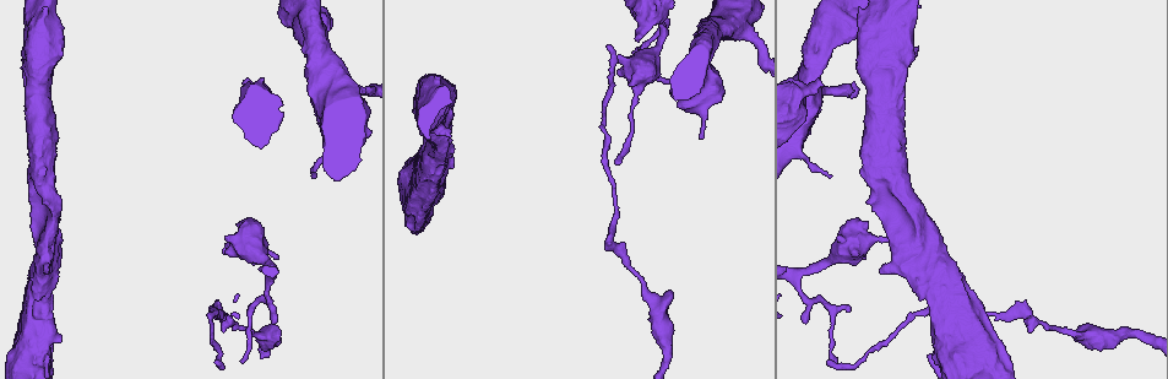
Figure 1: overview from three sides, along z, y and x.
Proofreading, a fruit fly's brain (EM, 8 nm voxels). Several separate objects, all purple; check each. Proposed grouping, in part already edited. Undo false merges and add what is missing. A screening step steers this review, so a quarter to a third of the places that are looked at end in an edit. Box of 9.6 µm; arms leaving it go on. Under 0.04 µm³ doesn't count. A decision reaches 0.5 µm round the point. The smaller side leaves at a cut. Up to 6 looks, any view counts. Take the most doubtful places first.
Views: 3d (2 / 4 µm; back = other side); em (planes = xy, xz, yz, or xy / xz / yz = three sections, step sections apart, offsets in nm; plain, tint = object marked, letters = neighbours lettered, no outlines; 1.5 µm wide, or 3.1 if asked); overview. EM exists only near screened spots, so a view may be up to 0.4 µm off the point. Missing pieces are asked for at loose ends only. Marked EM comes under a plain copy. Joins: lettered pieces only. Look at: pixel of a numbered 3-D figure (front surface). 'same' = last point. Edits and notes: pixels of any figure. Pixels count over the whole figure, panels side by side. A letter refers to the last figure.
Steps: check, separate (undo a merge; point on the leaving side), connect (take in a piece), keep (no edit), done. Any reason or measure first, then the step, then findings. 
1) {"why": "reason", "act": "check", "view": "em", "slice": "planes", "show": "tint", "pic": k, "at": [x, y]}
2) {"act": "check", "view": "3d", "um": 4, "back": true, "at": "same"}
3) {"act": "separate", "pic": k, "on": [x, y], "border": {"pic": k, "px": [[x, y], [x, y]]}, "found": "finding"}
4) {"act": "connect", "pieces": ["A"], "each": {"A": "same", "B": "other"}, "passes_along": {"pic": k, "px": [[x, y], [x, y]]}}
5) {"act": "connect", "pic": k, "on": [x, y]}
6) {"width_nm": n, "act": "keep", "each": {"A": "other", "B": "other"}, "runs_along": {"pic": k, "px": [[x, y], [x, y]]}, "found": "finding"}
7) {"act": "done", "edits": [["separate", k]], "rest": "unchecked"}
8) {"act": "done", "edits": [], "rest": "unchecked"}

{"why": "long arm stops here", "act": "check", "view": "em", "slice": "xz", "step": 8, "show": "letters", "pic": 1, "at": [639, 42]}

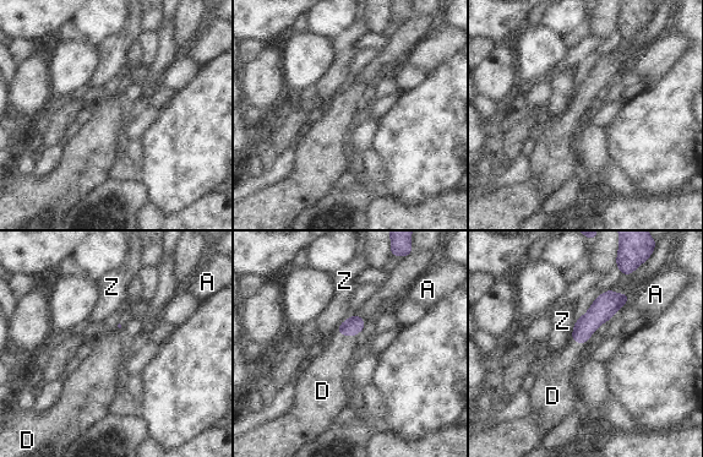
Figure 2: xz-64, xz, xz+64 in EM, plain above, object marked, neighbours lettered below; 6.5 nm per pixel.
{"act": "check", "view": "em", "slice": "planes", "show": "letters", "at": "same"}

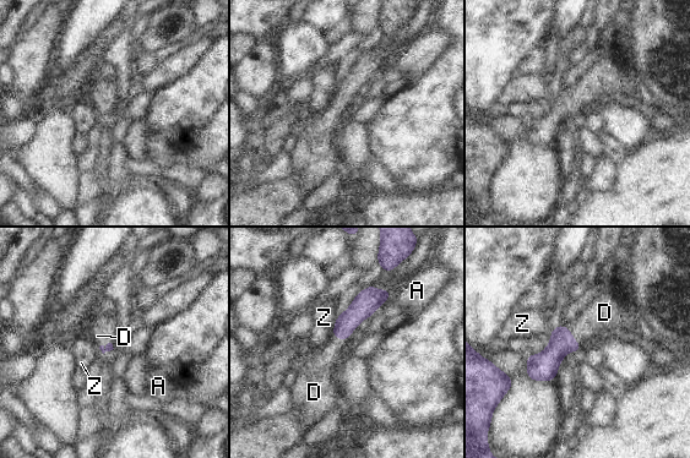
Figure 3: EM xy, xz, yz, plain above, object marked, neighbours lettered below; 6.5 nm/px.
{"act": "connect", "pieces": ["D"], "each": {"A": "other", "D": "same", "Z": "other"}, "passes_along": {"pic": 3, "px": [[360, 309], [338, 338], [319, 370]]}, "found": "the neuron continues"}

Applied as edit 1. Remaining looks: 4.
{"why": "free end", "act": "check", "view": "em", "slice": "planes", "show": "letters", "pic": 1, "at": [721, 84]}

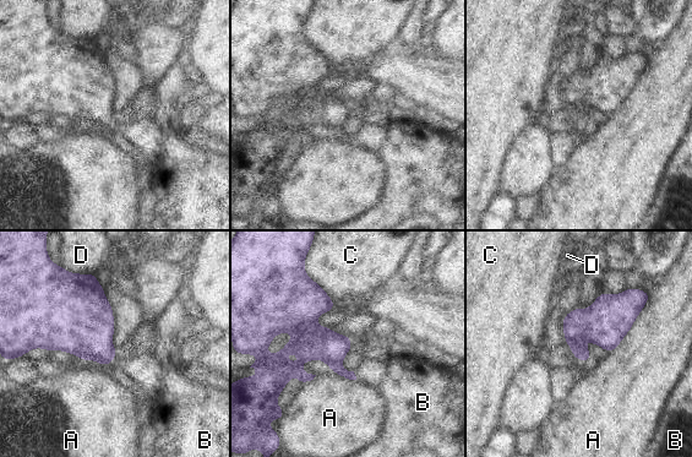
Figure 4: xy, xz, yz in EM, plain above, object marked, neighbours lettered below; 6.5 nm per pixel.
{"longest_contact_nm": ["A", 480], "act": "keep", "each": {"A": "other", "B": "other", "C": "other", "D": "other"}, "border": {"pic": 4, "px": [[649, 293], [631, 328], [609, 353]]}, "found": "no lettered piece goes on from it"}

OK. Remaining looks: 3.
{"why": "thin end", "act": "check", "view": "3d", "um": 4, "pic": 1, "at": [609, 46]}

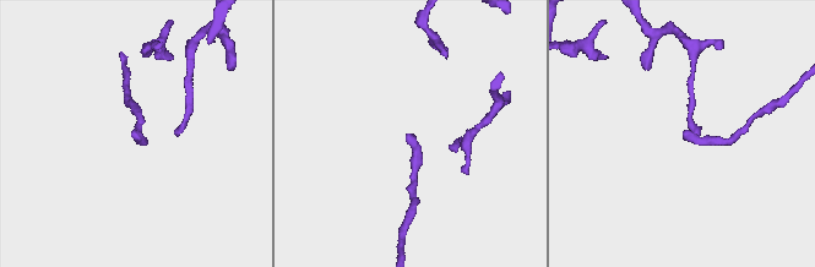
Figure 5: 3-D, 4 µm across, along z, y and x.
{"why": "shape alone is not enough", "act": "check", "view": "em", "slice": "planes", "show": "letters", "pic": 5, "at": [413, 135]}

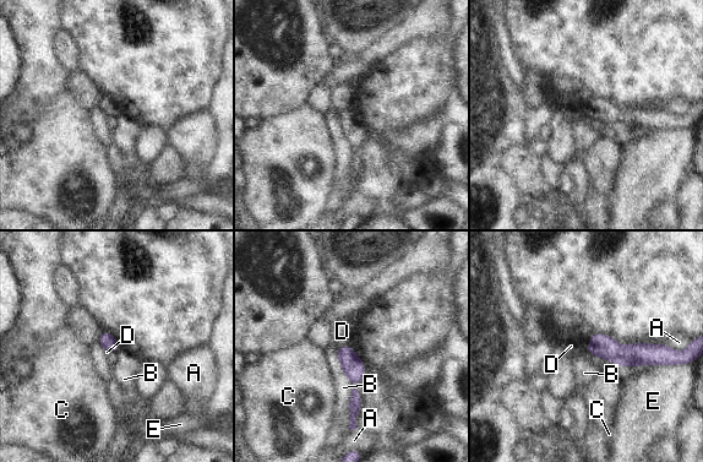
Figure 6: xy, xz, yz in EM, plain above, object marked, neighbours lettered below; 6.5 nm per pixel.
{"width_nm": 100, "act": "keep", "each": {"A": "other", "B": "other", "C": "other", "D": "other", "E": "other"}, "border": {"pic": 6, "px": [[353, 387], [349, 402], [348, 428]]}, "found": "none of them fits"}

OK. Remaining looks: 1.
{"act": "done", "edits": [["connect", 3]], "rest": "unchecked"}

